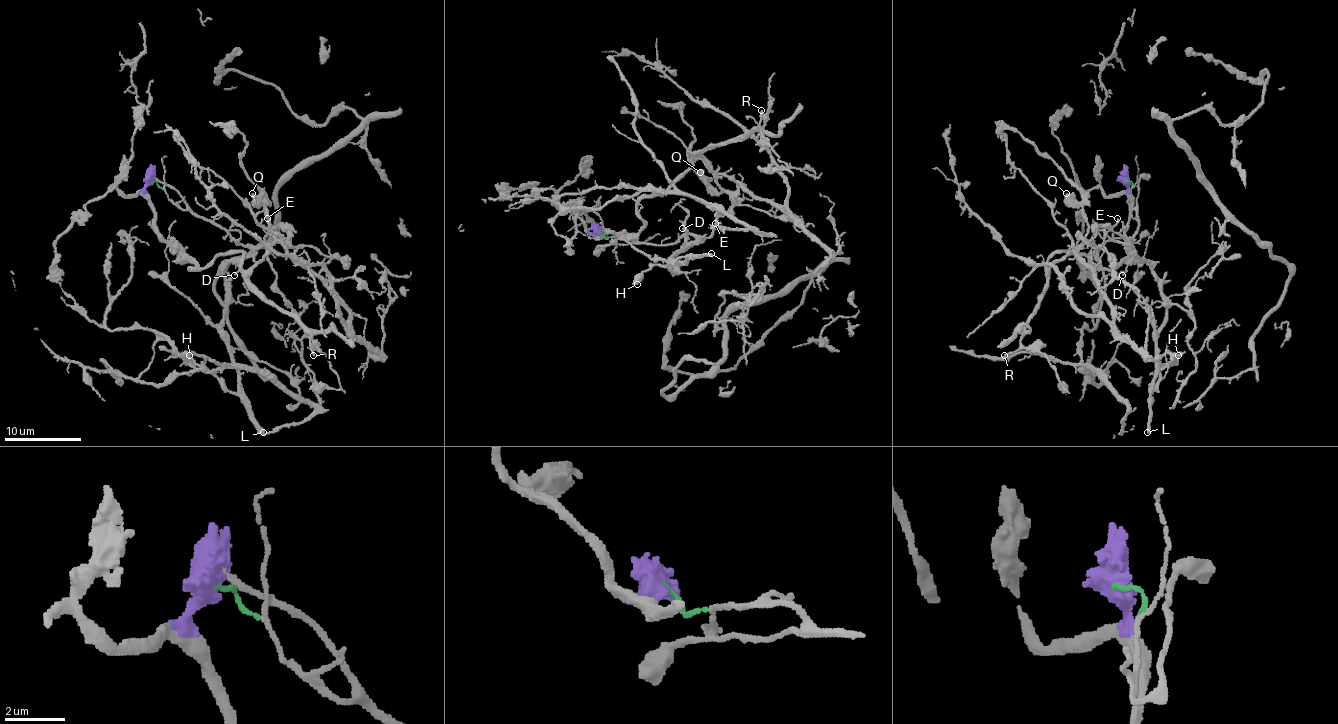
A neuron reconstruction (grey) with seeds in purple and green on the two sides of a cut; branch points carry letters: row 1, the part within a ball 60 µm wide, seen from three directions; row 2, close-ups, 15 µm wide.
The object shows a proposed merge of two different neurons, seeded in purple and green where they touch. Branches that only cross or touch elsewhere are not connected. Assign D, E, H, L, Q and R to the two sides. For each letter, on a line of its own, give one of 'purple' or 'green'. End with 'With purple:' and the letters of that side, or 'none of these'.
D: green
E: green
H: green
L: green
Q: purple
R: purple
With purple: Q, R

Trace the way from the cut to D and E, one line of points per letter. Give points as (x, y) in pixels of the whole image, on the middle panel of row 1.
D: (600, 231), (606, 238), (631, 236), (660, 244), (675, 244), (687, 234), (698, 238), (690, 240), (683, 229)
E: (600, 231), (606, 238), (631, 236), (641, 242), (675, 244), (689, 234), (710, 236), (715, 223)

